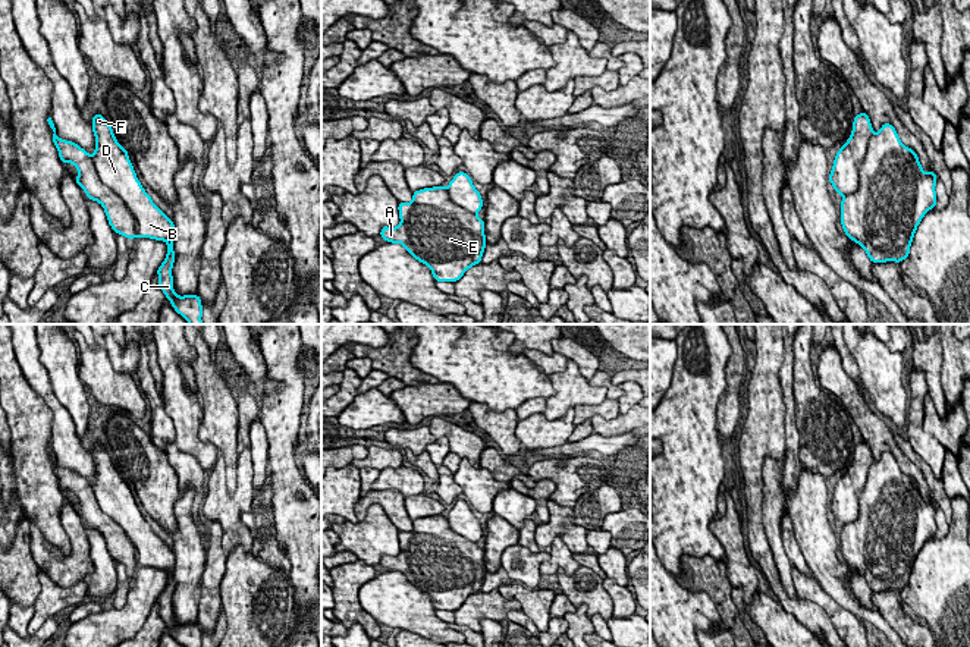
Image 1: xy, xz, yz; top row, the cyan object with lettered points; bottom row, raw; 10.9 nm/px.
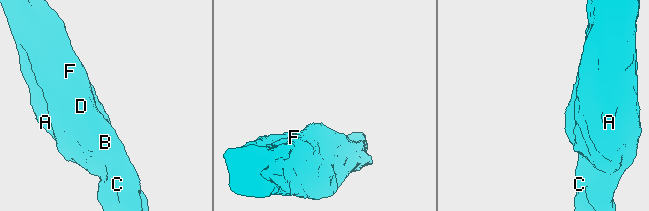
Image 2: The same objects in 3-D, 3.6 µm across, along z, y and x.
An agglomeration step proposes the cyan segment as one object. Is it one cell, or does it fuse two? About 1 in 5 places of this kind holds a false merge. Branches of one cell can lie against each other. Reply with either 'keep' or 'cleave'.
keep

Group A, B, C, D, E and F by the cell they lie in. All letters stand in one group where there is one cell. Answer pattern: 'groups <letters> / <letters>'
groups A B C D E F

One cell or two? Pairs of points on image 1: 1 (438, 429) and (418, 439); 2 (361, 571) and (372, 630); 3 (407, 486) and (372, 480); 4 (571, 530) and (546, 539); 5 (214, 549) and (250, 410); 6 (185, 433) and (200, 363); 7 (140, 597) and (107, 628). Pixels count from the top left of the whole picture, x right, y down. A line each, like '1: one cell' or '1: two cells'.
1: two cells
2: one cell
3: one cell
4: one cell
5: two cells
6: two cells
7: one cell

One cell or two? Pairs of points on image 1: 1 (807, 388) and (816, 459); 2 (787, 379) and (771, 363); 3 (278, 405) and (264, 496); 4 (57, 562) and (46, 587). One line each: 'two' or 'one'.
1: one
2: two
3: two
4: two

